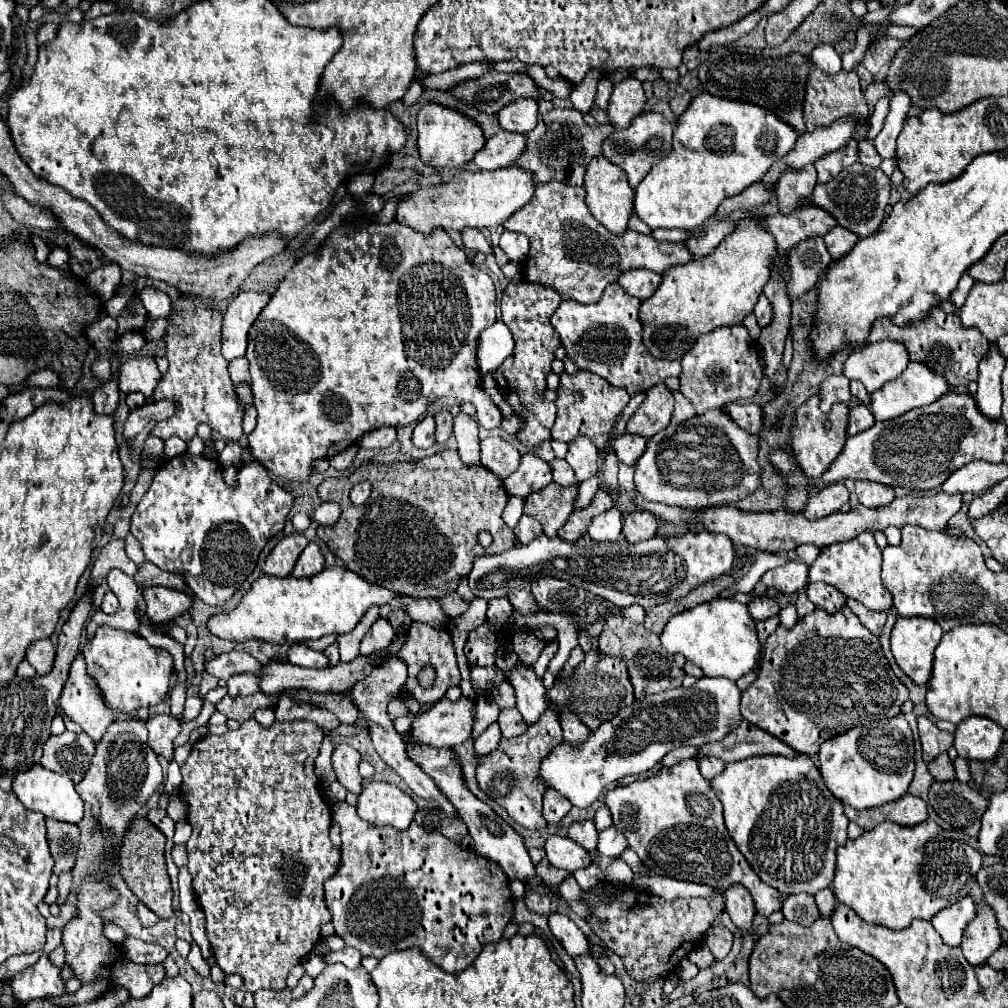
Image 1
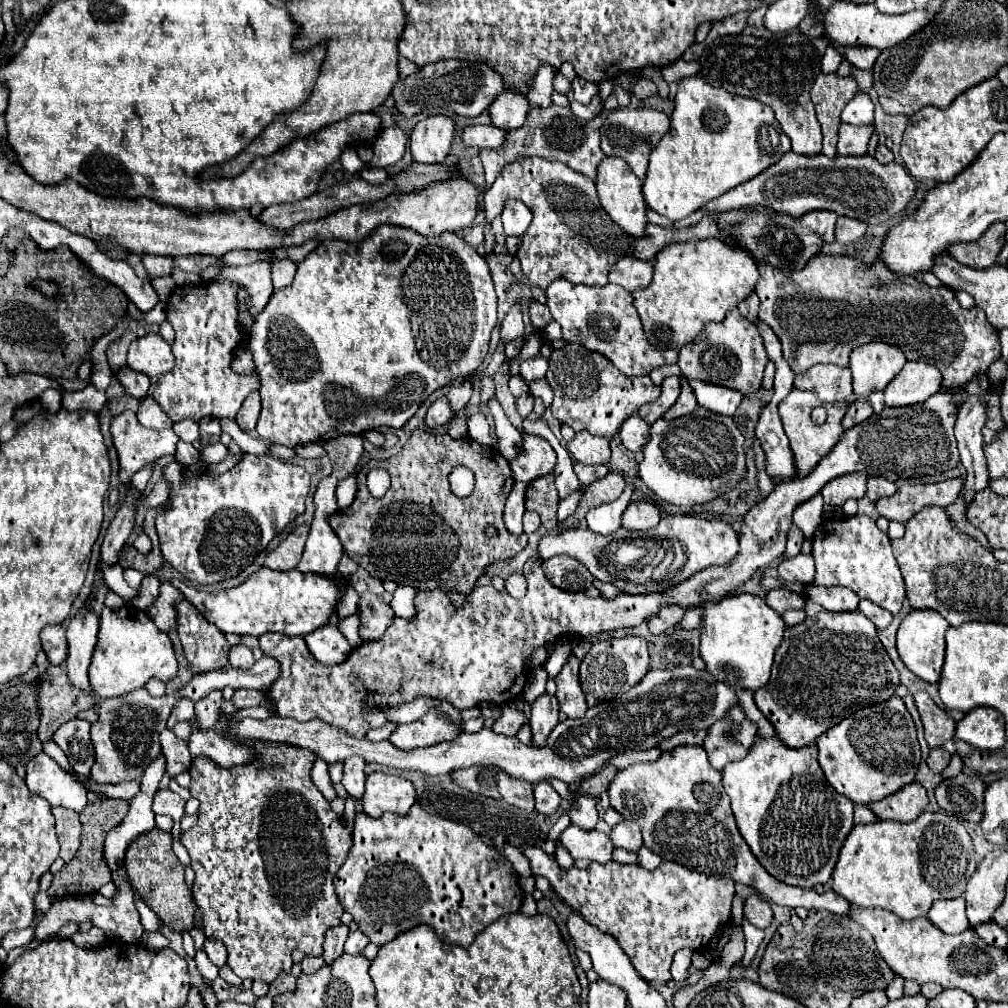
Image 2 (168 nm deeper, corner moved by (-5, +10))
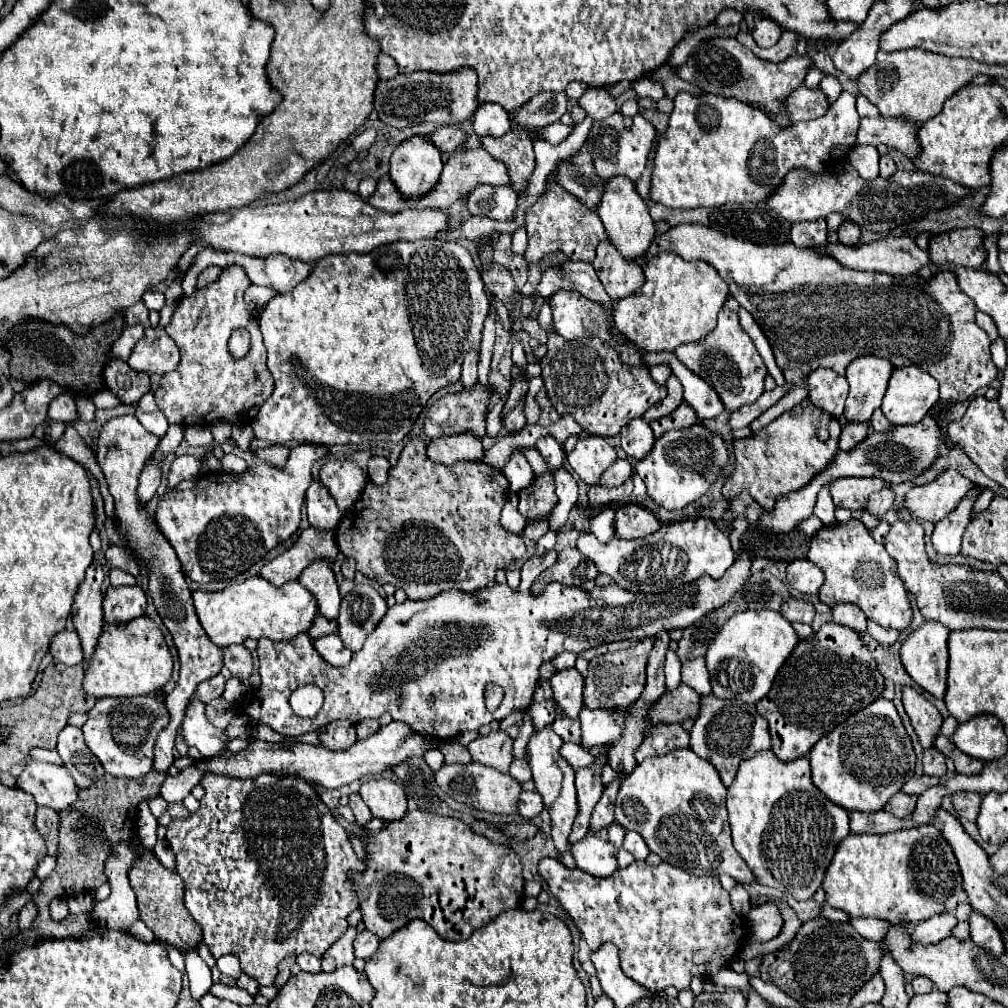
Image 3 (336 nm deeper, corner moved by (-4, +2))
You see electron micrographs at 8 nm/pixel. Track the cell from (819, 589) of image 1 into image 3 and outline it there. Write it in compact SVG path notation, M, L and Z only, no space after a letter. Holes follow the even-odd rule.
M840 603L840 605L832 607L832 615L834 615L834 621L838 625L850 627L856 633L866 633L866 621L868 619L866 619L864 611L860 611L860 607L850 605L850 603Z

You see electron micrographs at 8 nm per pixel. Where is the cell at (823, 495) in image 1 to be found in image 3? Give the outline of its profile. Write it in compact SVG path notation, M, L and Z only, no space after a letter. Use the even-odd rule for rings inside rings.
M840 477L832 483L830 493L836 507L846 507L850 511L864 509L868 497L874 491L884 489L888 483L878 477Z

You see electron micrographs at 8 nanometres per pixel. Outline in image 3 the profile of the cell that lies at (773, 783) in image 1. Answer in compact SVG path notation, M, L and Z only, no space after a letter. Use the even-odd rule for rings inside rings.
M768 749L754 755L754 759L746 759L744 763L740 763L738 775L728 787L728 819L736 851L748 863L758 883L782 891L792 891L792 897L796 897L798 901L810 899L816 893L816 889L822 885L824 871L832 861L836 845L850 833L848 811L836 807L822 791L818 791L810 775L812 773L808 757L782 763Z

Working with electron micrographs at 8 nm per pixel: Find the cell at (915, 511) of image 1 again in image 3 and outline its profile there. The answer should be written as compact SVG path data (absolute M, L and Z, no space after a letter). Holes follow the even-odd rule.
M948 467L934 481L910 489L906 495L906 509L916 519L938 523L950 515L972 489L976 489L976 483Z

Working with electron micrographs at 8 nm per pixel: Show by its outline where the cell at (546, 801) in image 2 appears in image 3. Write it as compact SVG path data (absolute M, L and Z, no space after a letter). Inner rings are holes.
M522 791L518 797L518 813L522 817L536 817L540 811L544 809L540 795L536 795L536 791Z

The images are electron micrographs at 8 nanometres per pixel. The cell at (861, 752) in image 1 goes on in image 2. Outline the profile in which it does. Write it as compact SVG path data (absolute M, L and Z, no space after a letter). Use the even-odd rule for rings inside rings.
M899 697L875 703L875 707L865 707L857 715L843 719L817 739L817 749L827 781L837 793L861 805L879 801L911 783L921 761L915 723Z

